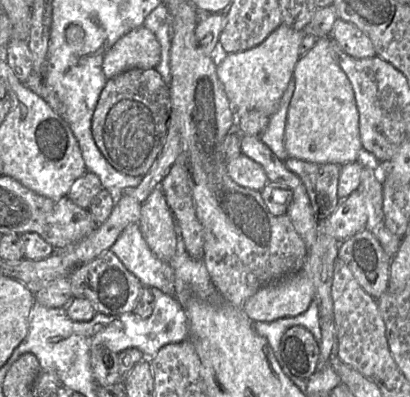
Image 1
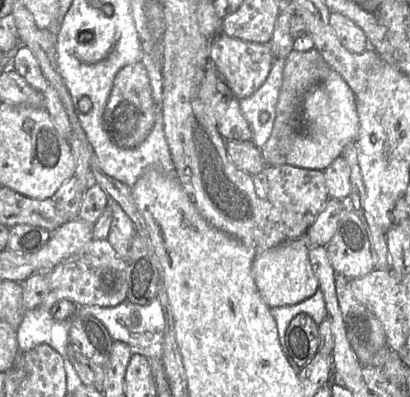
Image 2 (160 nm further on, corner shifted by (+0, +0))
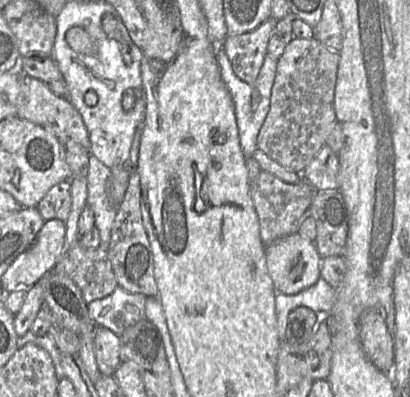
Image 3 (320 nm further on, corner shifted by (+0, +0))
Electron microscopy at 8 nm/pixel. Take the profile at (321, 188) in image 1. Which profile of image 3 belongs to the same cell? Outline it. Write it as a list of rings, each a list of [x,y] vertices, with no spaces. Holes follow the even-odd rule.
[[[261,170],[258,178],[251,183],[251,198],[257,213],[260,236],[266,246],[276,239],[297,233],[305,211],[311,206],[315,190],[305,179],[298,183],[287,183],[270,172]]]

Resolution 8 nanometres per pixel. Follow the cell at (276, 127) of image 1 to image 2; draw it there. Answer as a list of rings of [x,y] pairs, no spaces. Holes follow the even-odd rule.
[[[274,59],[269,75],[264,84],[250,97],[239,100],[239,106],[252,131],[251,142],[262,148],[268,141],[276,118],[276,107],[283,81],[285,59]]]

